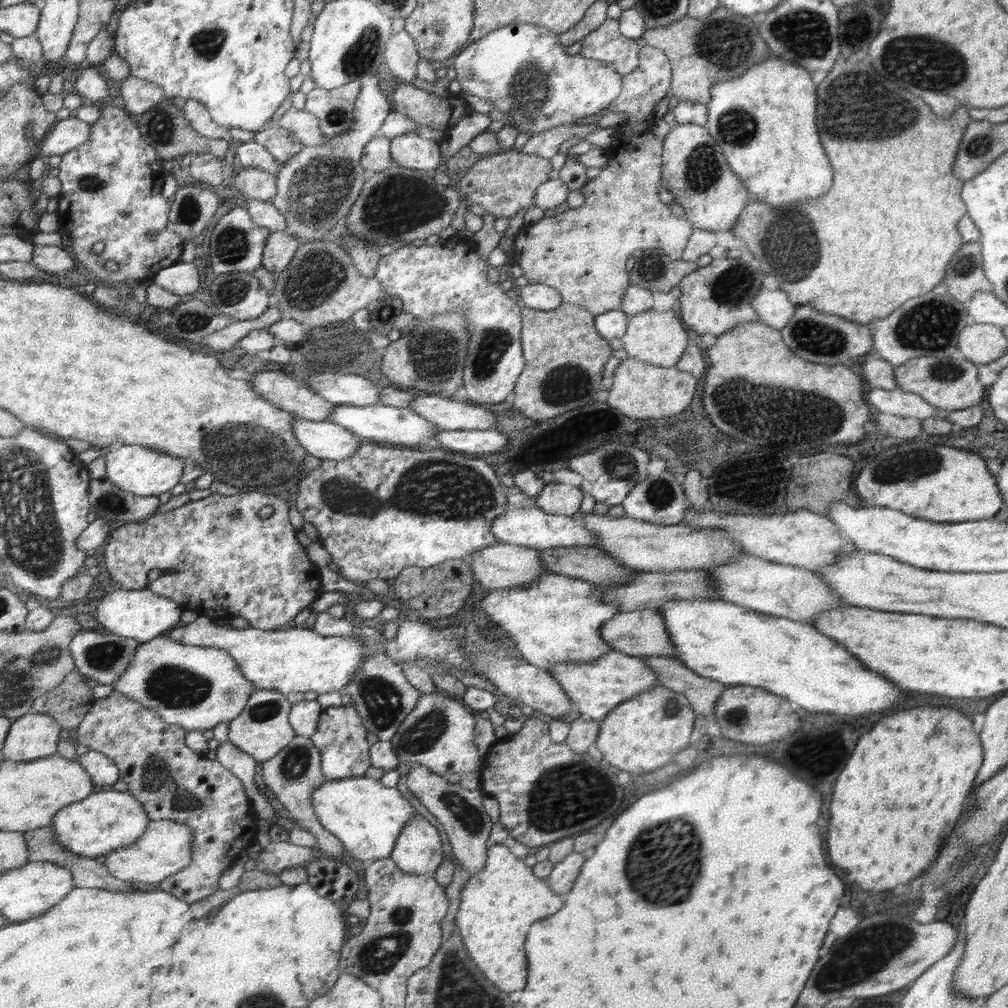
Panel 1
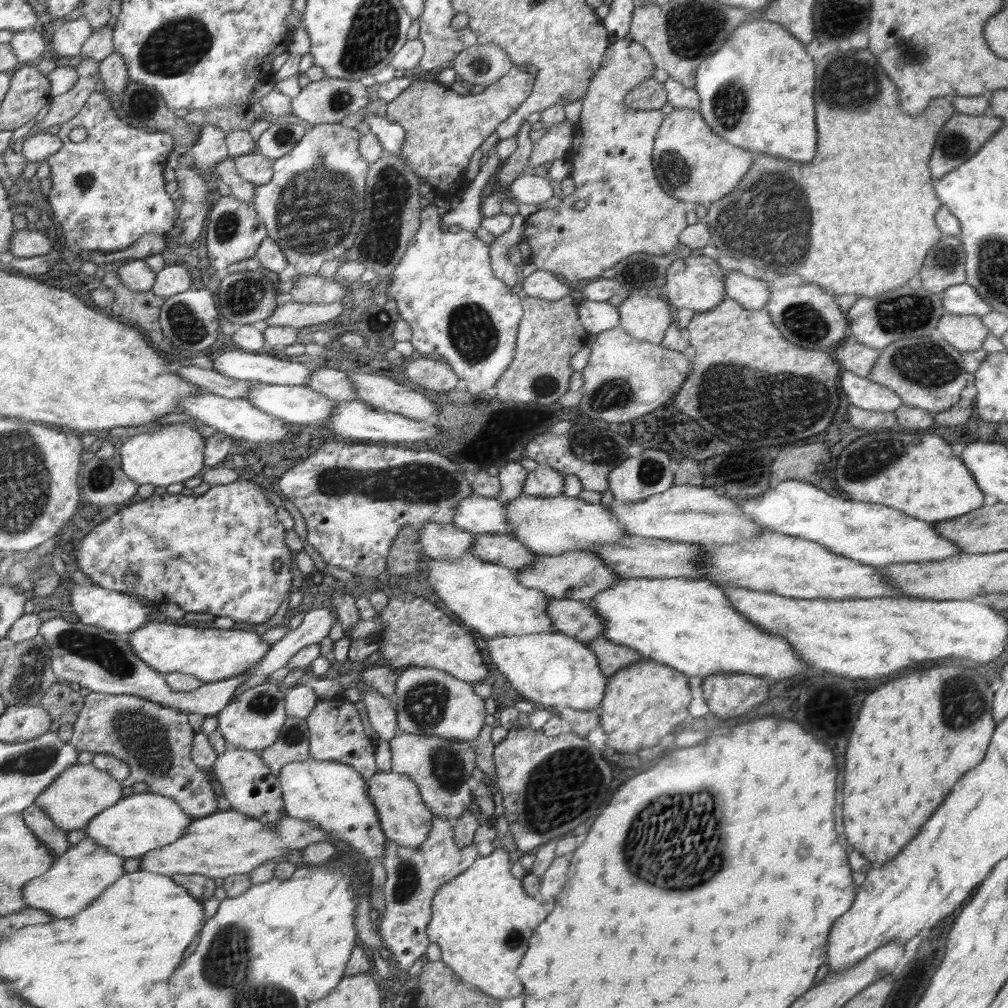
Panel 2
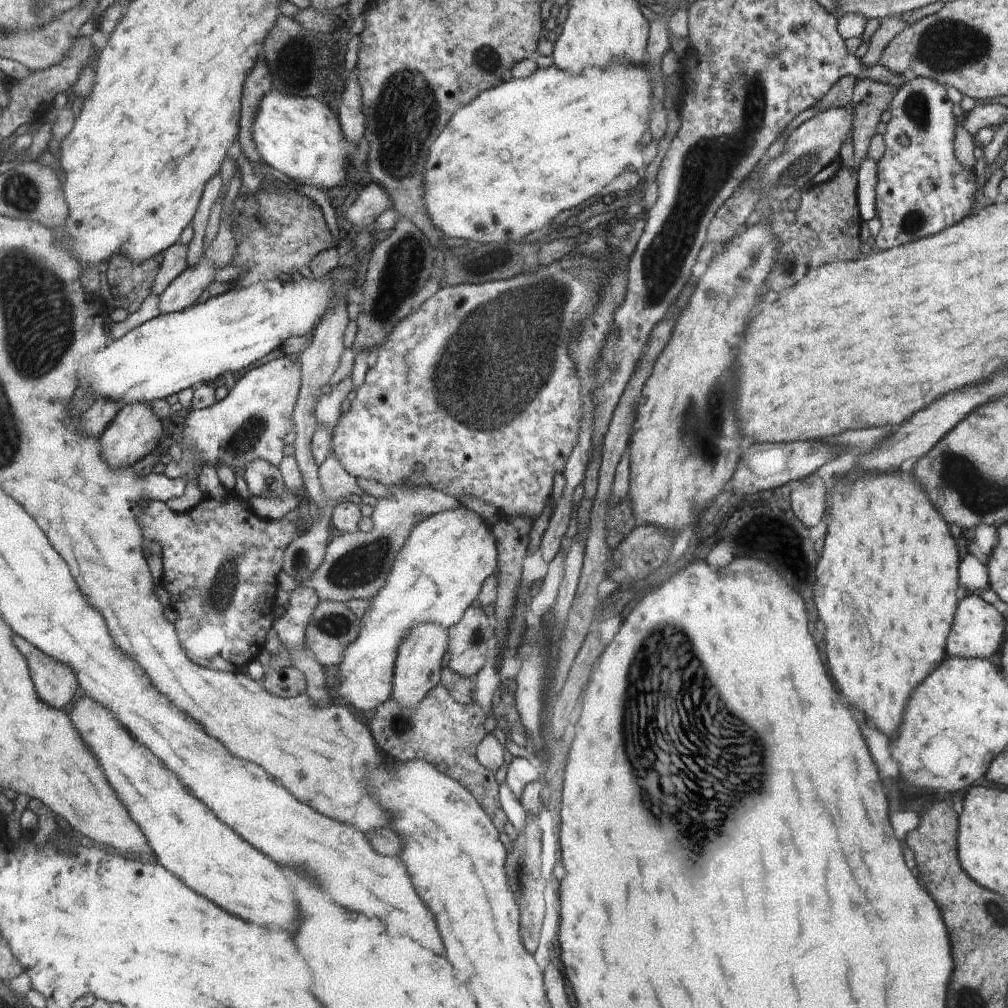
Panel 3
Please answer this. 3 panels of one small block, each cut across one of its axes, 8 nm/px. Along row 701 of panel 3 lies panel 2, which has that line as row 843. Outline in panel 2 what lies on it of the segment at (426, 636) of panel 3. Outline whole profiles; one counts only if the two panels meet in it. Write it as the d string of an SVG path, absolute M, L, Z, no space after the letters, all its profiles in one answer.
M379 772L372 777L372 800L376 808L380 808L380 820L384 820L384 832L388 832L388 839L396 844L406 846L406 848L418 848L426 842L432 827L434 826L434 814L427 807L427 803L423 800L423 795L419 791L419 785L400 772Z

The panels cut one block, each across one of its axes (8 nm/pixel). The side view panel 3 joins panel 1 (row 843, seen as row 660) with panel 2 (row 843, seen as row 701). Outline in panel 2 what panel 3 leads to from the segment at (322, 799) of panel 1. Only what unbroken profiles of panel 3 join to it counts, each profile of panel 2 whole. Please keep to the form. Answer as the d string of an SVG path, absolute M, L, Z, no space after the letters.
M314 760L287 764L278 772L287 816L306 820L316 827L332 832L332 836L348 846L372 866L371 884L383 888L387 879L384 870L387 838L380 827L378 809L368 795L366 778L355 768L332 760Z

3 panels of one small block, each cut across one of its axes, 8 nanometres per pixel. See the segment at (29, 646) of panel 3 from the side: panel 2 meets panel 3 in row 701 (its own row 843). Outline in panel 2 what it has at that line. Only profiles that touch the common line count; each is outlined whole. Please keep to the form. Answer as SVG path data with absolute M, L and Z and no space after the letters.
M40 806L27 808L23 814L28 826L34 830L40 840L44 840L44 844L48 844L48 848L52 848L56 856L64 856L72 848L68 831L60 828L52 816L44 812Z

